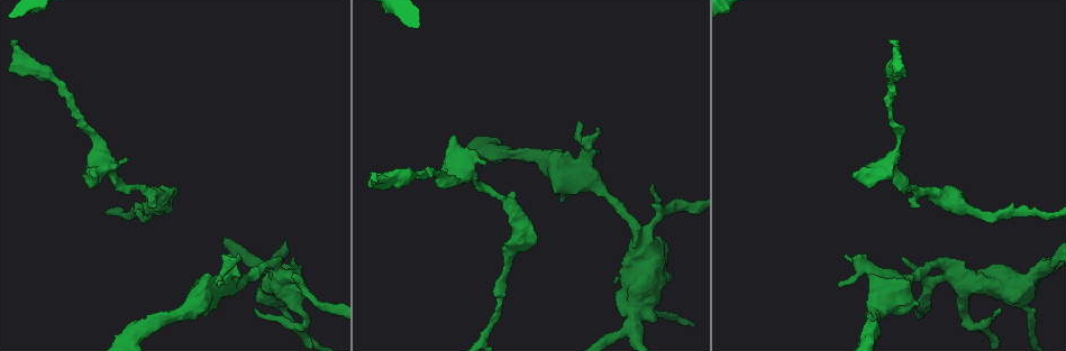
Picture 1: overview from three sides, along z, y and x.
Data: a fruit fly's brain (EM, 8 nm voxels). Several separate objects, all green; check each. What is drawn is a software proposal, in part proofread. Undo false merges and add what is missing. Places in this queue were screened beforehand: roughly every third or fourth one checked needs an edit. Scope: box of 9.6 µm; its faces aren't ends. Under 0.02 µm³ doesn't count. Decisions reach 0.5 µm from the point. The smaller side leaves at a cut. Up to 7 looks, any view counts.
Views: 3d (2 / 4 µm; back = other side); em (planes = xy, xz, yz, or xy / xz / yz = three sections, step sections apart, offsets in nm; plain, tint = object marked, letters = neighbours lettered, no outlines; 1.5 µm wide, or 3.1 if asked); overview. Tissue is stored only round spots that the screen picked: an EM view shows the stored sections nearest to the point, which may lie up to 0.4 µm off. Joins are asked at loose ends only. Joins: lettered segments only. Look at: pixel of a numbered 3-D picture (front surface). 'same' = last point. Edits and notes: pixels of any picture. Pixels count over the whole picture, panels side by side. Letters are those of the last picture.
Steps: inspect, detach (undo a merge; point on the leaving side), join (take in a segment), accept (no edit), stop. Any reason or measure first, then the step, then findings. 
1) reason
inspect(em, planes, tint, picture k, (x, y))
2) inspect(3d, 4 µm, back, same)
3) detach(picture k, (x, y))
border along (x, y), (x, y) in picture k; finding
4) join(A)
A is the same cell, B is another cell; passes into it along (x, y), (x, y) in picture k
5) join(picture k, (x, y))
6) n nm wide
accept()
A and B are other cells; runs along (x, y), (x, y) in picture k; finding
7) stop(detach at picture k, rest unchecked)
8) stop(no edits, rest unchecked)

thick turns thin
inspect(em, planes, letters, picture 1, (93, 135))

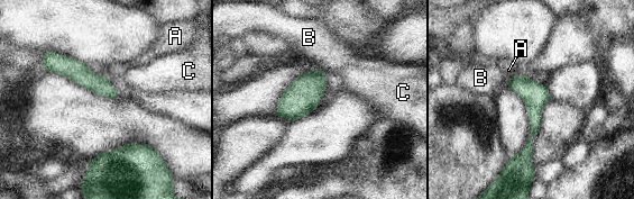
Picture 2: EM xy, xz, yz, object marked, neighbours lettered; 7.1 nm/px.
accept()
A, B and C are other cells; border along (517, 74), (505, 80) in picture 2; continuous, no second cell

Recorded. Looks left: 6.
branch stops here
inspect(3d, 4 µm, picture 1, (212, 276))

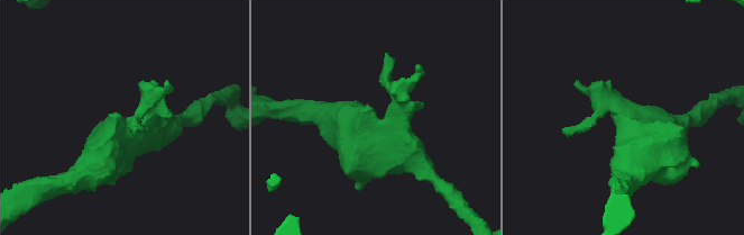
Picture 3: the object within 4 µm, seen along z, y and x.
inspect(em, planes, plain, picture 3, (618, 117))

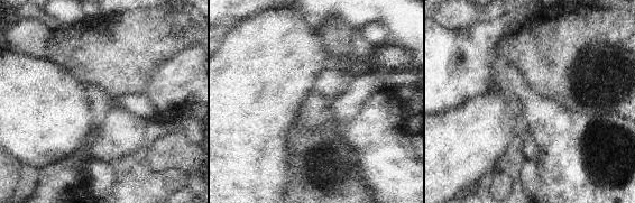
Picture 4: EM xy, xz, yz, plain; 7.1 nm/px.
inspect(em, planes, letters, same)

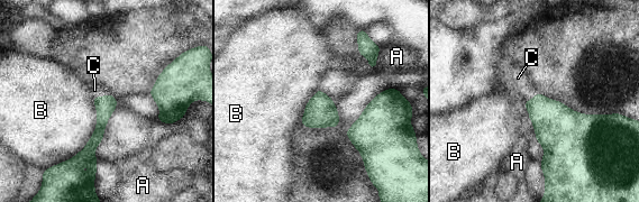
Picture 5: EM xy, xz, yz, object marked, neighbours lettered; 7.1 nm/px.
join(C)
C is the same cell, A and B are other cells; passes into it along (105, 106), (100, 97), (94, 90) in picture 5; the cell continues

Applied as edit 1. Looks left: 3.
see it whole again
inspect(overview)

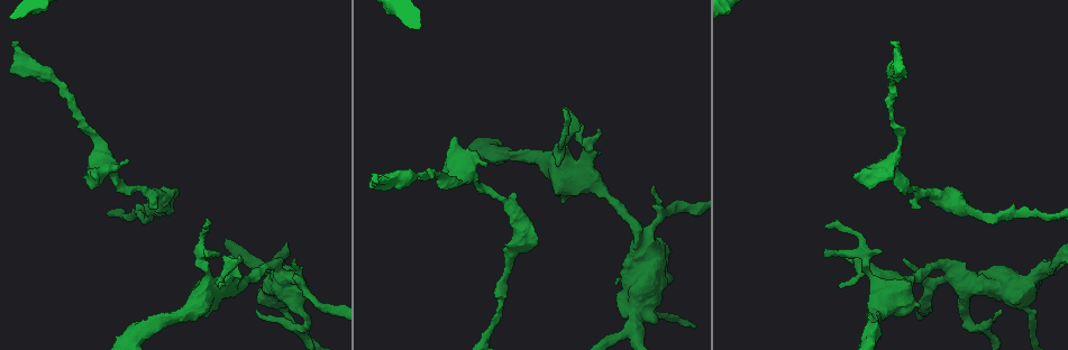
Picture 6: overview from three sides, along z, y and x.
thin neck
inspect(em, planes, letters, picture 6, (57, 83))

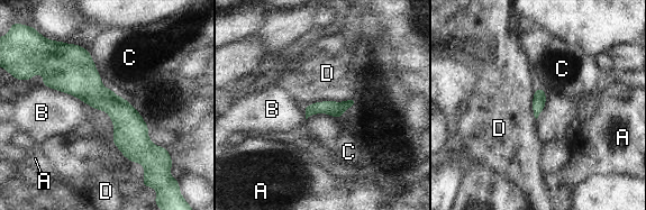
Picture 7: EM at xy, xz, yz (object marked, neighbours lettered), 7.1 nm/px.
100 nm wide
accept()
A, B, C and D are other cells; one cell here

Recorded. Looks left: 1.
stop(join at picture 5, rest unchecked)

